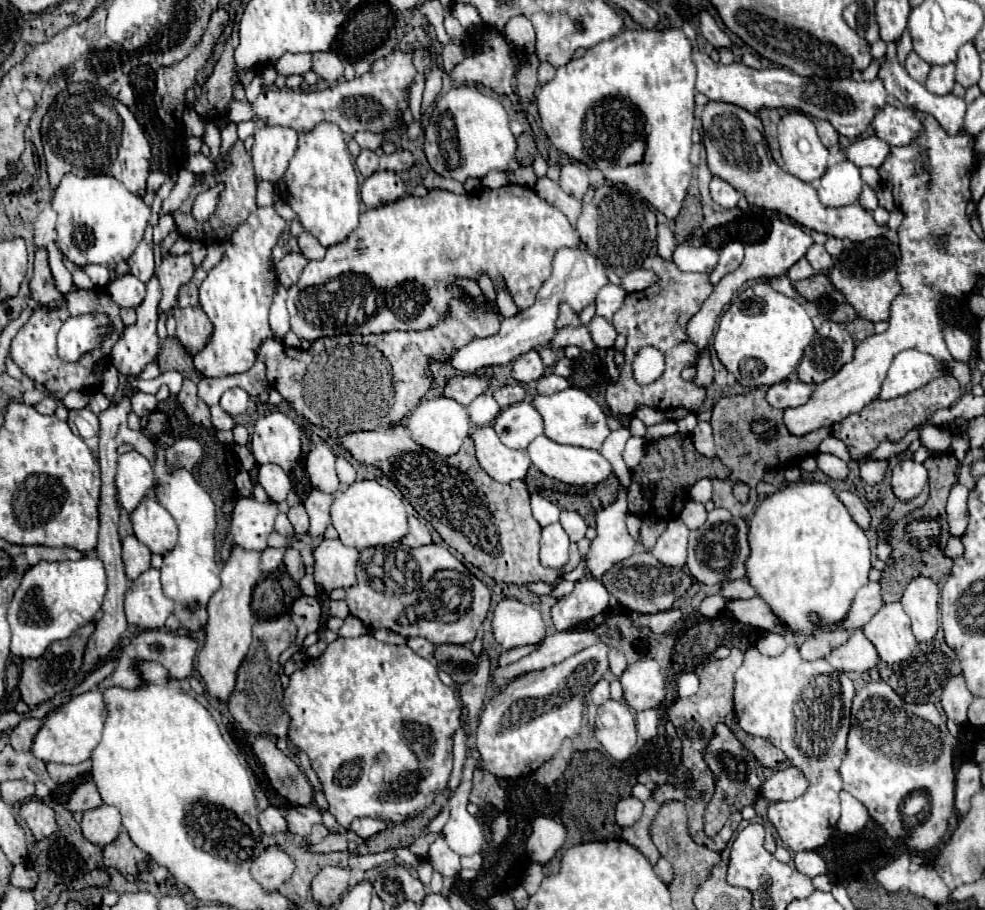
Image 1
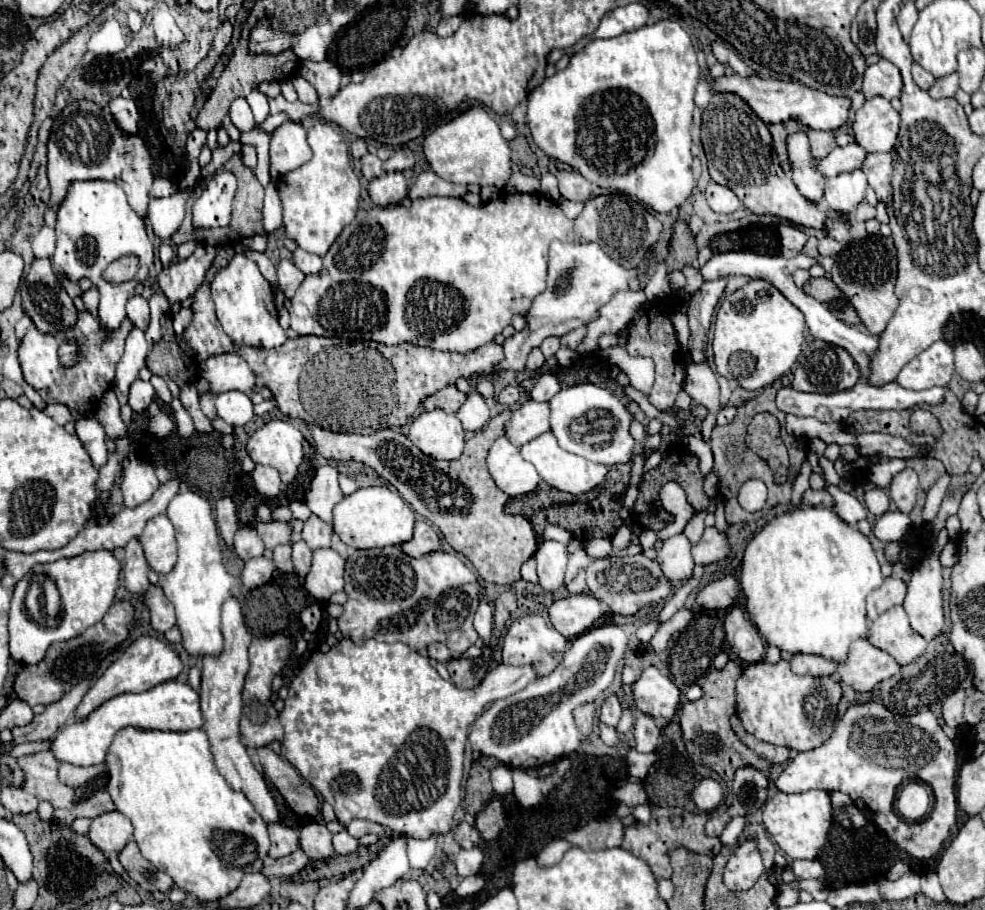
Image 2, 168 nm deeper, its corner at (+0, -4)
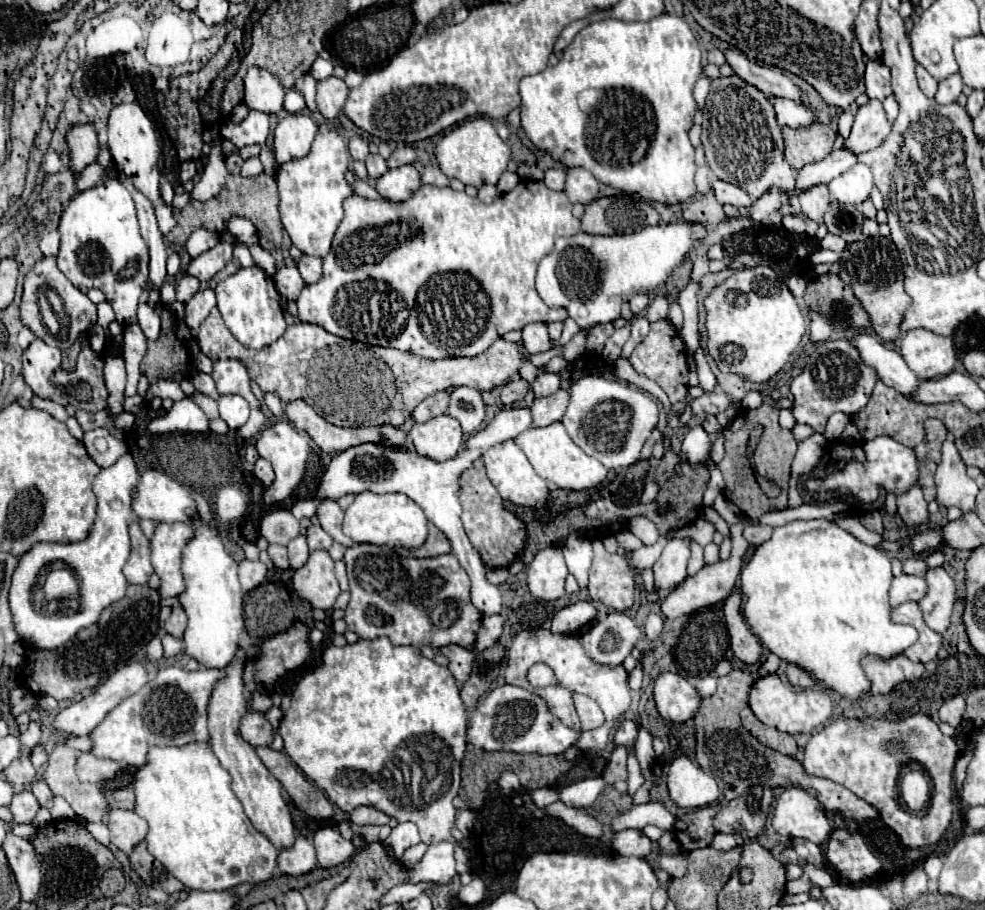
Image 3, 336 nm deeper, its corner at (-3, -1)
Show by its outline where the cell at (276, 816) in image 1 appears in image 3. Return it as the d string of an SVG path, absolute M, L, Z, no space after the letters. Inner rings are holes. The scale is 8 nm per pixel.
M298 835L292 847L280 849L278 867L286 875L302 875L316 869L318 863L314 857L314 845L306 837Z

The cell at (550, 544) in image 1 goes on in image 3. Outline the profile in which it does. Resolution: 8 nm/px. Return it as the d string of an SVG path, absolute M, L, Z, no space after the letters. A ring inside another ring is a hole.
M560 547L542 549L534 561L526 567L528 589L538 599L560 599L564 591L564 581L568 577L568 567Z

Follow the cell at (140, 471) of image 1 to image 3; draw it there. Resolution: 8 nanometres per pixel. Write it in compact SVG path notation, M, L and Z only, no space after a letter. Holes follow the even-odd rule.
M148 469L140 475L138 485L132 491L132 511L140 519L152 521L184 521L188 523L186 509L196 507L190 497L190 491L164 475L162 471Z

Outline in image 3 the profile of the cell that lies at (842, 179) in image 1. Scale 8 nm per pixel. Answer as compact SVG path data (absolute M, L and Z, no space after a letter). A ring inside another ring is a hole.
M856 163L850 171L842 173L840 177L828 183L832 199L836 199L838 203L856 205L856 207L868 199L872 187L874 187L872 171L862 163Z

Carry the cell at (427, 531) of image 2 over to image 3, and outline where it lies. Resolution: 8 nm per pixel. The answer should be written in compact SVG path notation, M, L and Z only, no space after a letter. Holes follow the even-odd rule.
M428 523L428 539L424 541L422 547L418 547L418 549L400 547L402 557L436 557L436 555L444 555L450 551L452 551L450 541L434 523Z

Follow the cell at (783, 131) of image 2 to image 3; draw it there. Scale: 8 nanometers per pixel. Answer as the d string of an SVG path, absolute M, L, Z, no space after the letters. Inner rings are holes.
M818 121L796 131L784 127L782 135L786 141L786 161L796 171L802 169L806 163L814 163L826 157L832 151L836 139L836 133L828 125Z

